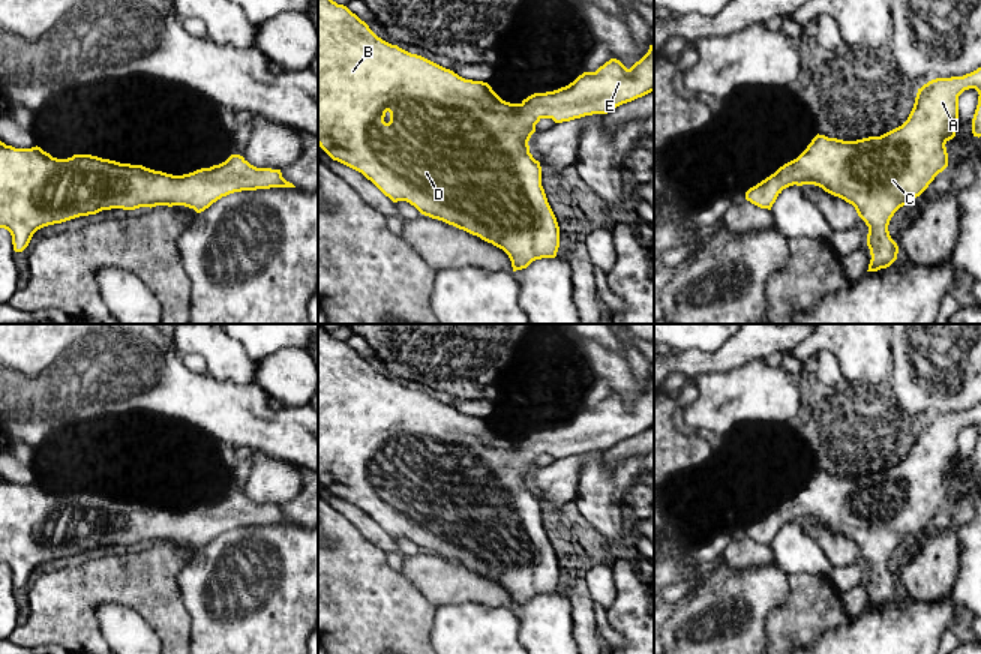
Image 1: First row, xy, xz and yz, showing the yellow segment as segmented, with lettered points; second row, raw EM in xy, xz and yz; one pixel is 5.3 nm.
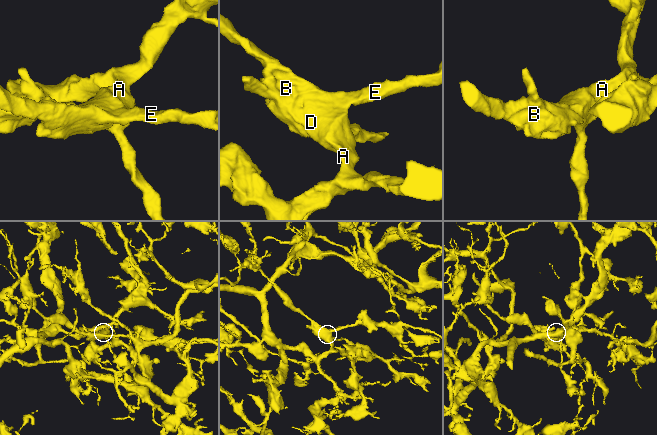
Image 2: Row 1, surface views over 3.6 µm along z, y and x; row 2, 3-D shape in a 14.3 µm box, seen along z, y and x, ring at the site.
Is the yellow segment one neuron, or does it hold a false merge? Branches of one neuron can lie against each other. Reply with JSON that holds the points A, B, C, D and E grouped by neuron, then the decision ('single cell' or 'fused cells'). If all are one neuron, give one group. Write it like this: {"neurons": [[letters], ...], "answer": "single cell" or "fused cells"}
{"neurons": [["A", "B", "C", "D", "E"]], "answer": "single cell"}

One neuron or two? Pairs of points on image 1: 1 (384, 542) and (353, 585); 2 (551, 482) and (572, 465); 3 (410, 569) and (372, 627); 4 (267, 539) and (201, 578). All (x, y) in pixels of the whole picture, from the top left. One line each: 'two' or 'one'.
1: two
2: one
3: two
4: one

